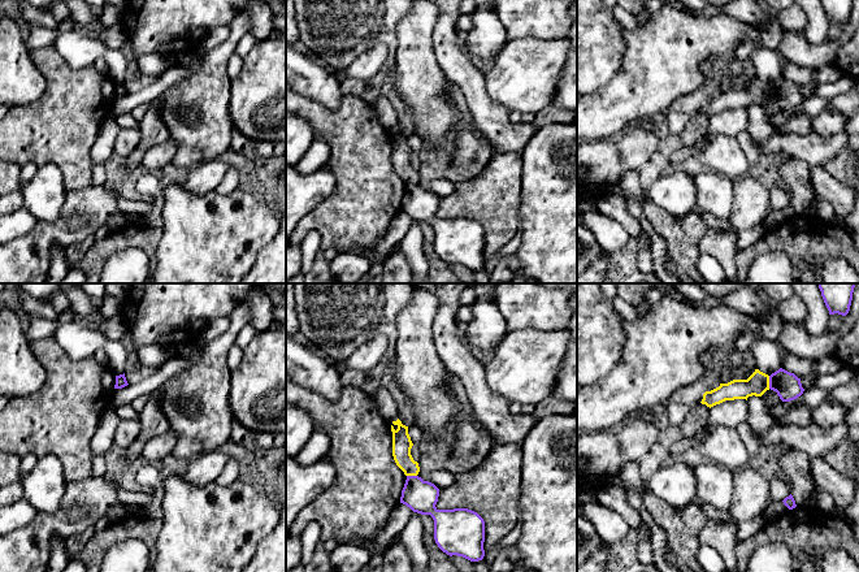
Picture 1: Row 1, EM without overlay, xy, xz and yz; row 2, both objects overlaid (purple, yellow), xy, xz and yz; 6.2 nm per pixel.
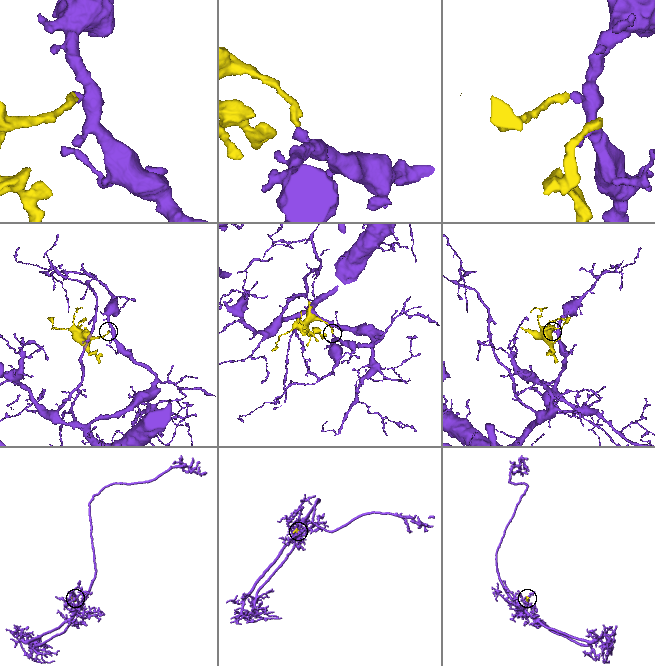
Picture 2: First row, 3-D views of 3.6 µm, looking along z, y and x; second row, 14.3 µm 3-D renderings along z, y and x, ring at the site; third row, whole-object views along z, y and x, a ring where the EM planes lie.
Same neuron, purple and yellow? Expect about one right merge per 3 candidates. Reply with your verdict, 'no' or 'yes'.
no

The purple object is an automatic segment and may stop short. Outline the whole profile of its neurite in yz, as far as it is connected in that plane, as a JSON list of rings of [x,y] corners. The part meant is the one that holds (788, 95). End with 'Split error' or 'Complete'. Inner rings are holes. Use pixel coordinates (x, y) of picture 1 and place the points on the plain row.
[[[782,77],[769,84],[769,98],[776,100],[782,110],[794,109],[804,100],[801,87]]]. Complete

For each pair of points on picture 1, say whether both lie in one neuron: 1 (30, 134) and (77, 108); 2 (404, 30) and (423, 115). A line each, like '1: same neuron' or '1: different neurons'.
1: same neuron
2: same neuron

